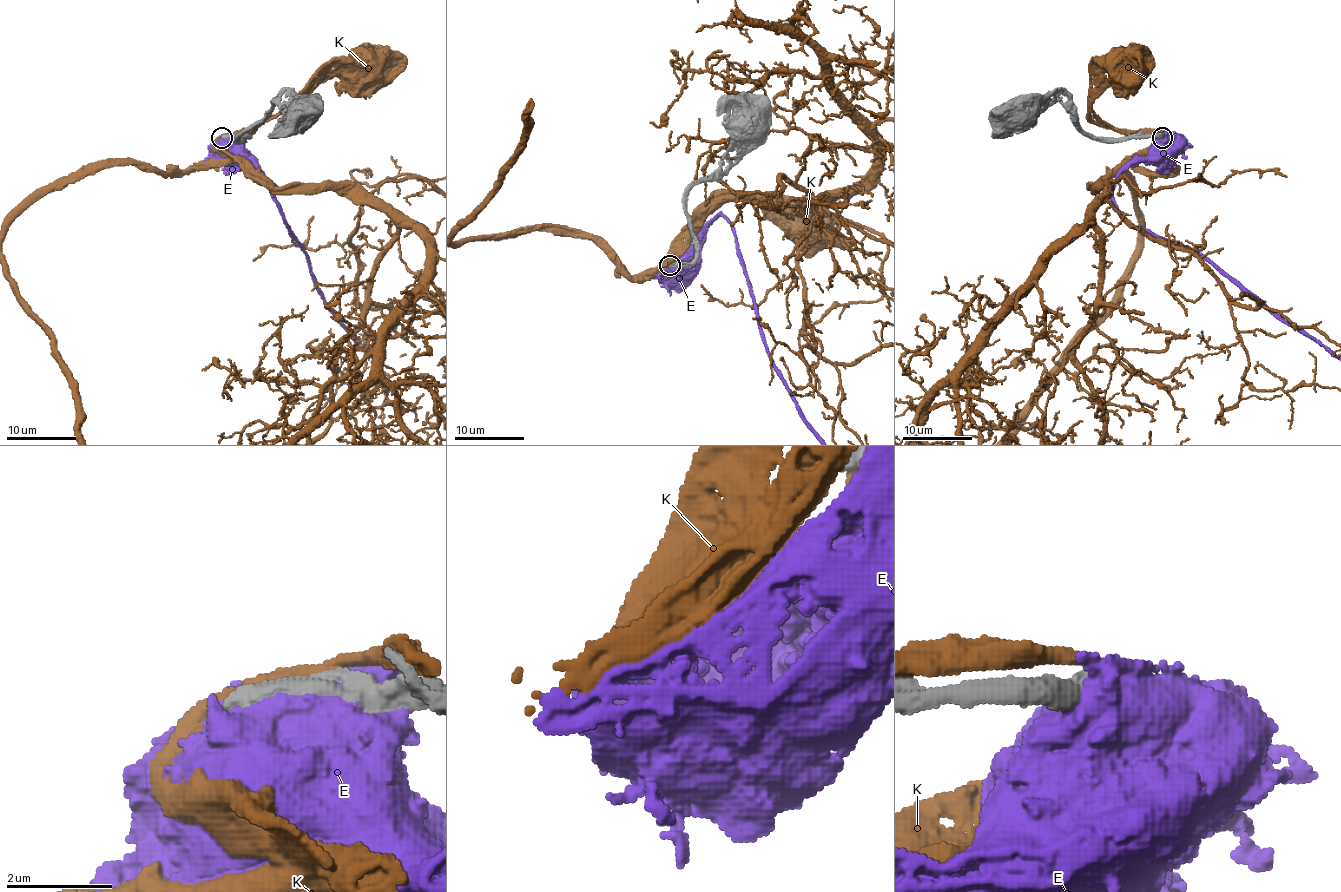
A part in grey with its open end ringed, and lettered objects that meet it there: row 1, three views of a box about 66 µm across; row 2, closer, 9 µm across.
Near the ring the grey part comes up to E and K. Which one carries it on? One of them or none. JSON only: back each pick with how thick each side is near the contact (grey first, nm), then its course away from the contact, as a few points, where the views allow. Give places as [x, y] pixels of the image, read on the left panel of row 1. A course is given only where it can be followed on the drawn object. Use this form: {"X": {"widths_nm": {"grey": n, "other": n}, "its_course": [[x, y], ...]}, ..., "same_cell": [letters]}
{"same_cell": []}

